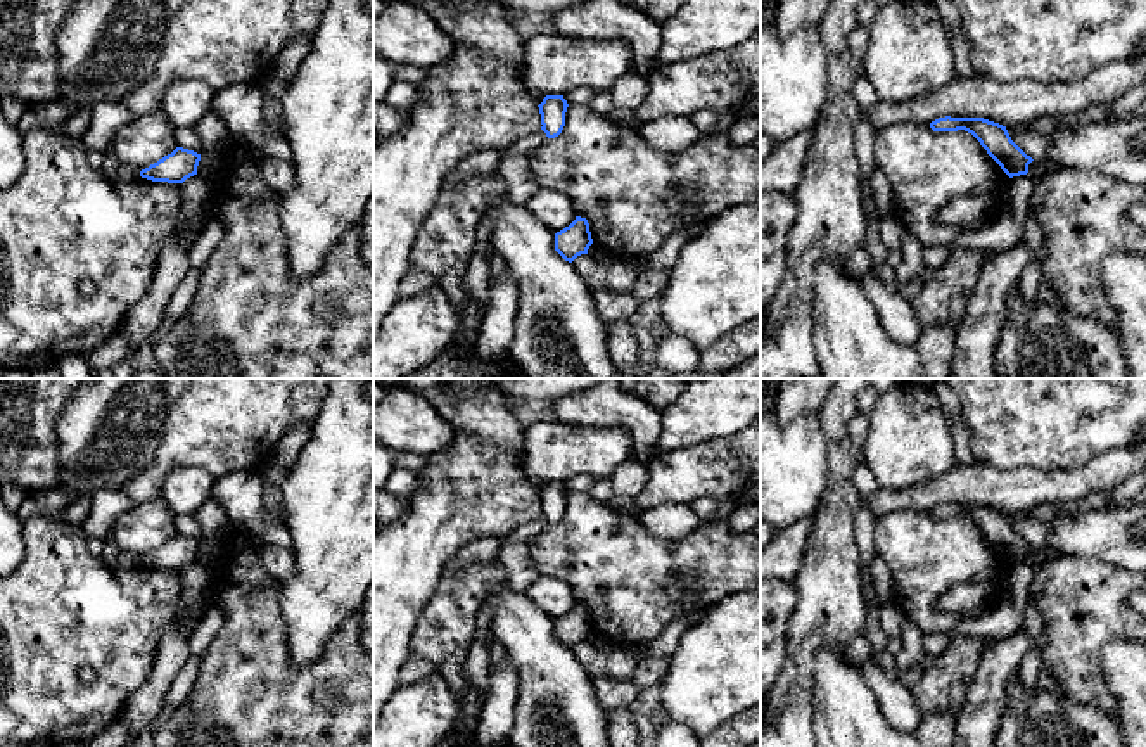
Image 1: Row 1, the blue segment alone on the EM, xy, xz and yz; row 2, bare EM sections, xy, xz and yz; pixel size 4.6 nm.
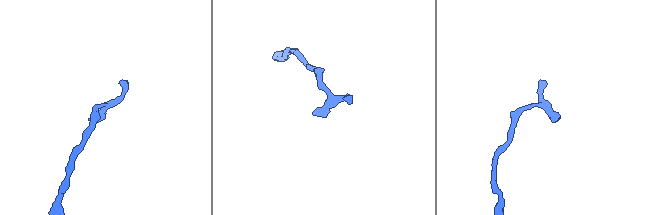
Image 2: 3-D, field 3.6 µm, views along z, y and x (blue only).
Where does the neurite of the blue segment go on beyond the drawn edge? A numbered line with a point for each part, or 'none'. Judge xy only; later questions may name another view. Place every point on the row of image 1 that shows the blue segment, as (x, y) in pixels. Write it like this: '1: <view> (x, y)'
none

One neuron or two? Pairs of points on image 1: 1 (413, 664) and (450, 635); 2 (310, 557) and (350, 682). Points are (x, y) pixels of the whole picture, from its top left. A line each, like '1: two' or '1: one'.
1: two
2: two

